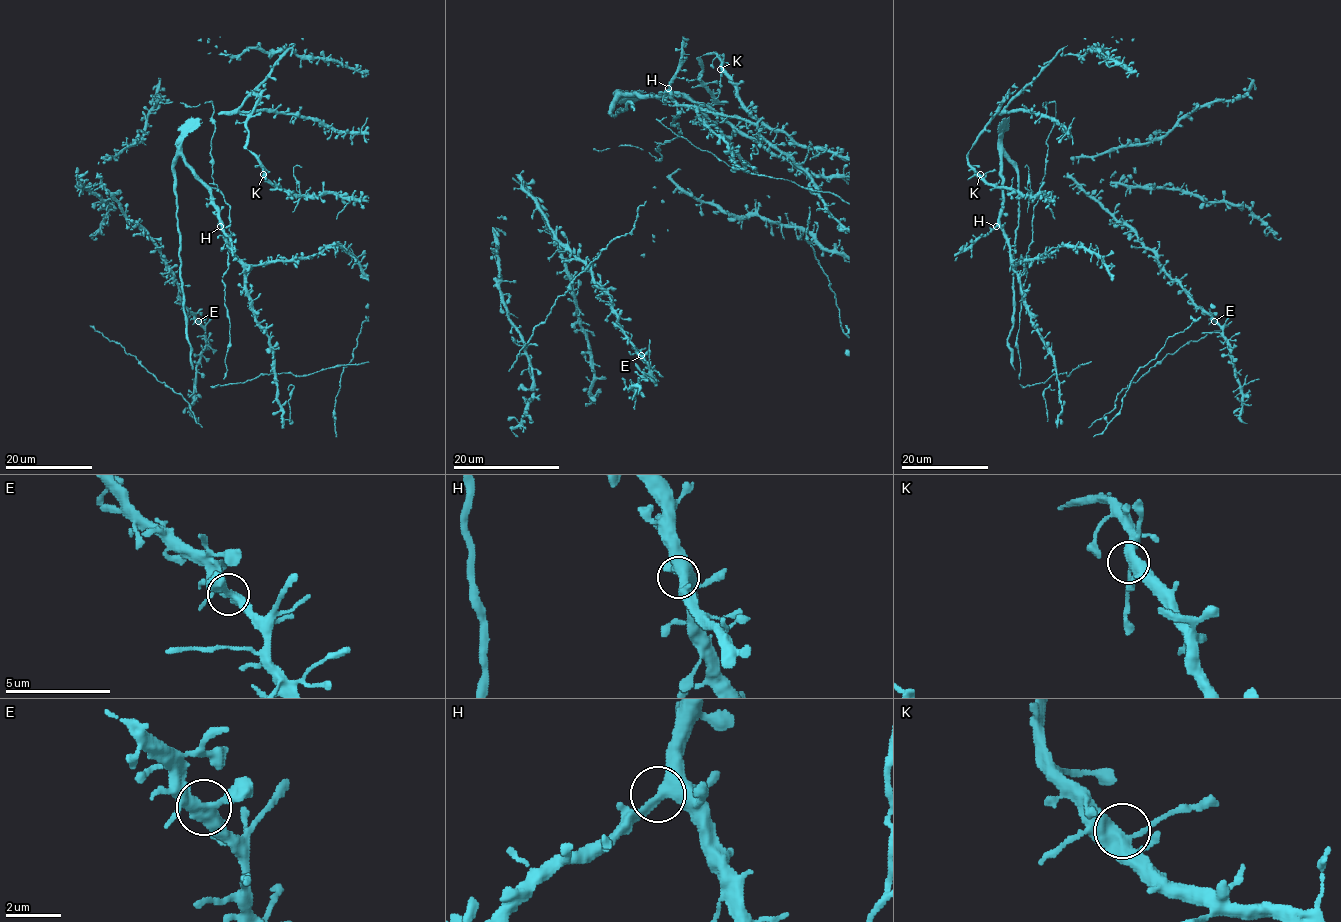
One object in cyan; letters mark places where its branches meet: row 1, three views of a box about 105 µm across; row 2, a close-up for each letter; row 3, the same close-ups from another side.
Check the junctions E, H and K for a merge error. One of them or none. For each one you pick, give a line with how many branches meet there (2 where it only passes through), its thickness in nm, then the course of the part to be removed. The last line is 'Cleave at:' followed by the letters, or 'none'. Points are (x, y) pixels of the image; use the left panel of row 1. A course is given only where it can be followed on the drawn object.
Cleave at: none

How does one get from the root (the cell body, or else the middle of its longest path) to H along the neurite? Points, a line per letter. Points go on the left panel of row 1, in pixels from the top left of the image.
H: (225, 385), (274, 373), (274, 355), (265, 330), (255, 318), (242, 263), (234, 253), (220, 226)

